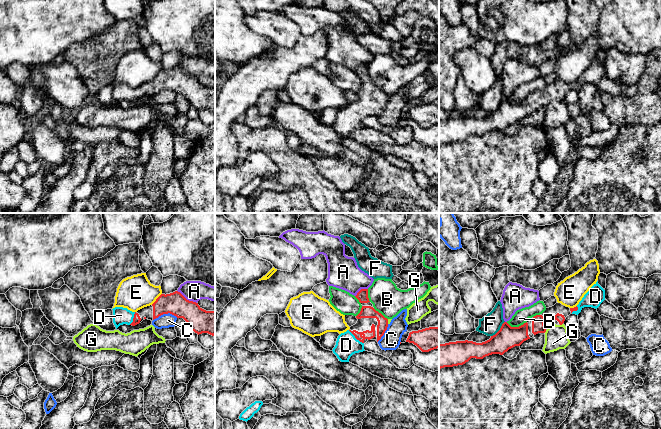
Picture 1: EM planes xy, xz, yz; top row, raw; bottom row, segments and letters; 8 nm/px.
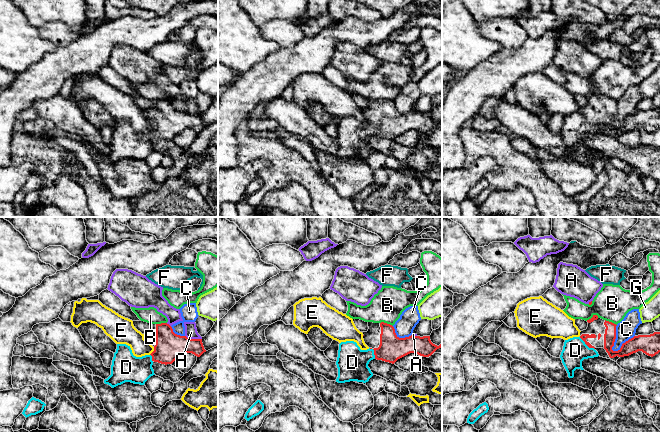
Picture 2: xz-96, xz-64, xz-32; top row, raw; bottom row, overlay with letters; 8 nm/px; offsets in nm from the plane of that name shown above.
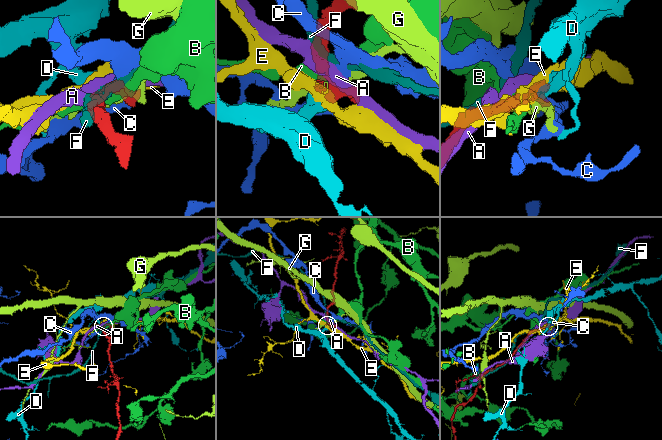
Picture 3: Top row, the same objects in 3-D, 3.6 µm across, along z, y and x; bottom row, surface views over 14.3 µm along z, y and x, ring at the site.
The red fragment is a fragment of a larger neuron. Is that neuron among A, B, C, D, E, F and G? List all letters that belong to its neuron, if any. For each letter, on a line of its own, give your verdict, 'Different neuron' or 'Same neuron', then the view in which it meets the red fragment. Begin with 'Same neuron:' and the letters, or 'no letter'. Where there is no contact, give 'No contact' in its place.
Same neuron: D
A: Different neuron. Touches red in xy
B: Different neuron. Touches red in yz
C: Different neuron. Touches red in xy
D: Same neuron. Touches red in xz
E: Different neuron. Touches red in xy
F: Different neuron. Touches red in yz
G: Different neuron. Touches red in yz

